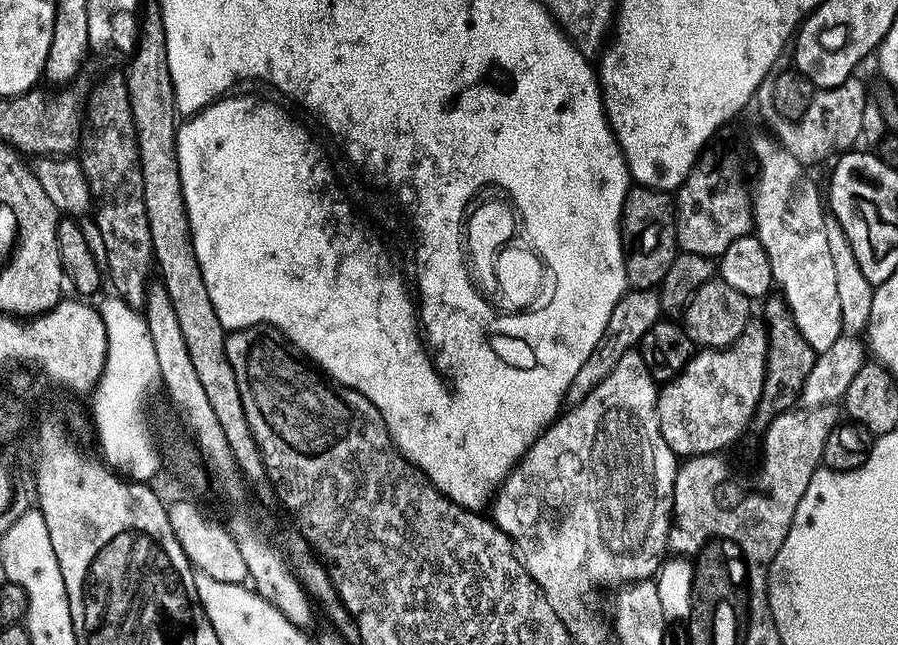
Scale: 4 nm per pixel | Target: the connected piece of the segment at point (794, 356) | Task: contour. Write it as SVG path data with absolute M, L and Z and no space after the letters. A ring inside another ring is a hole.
M769 299L764 308L762 319L767 324L768 331L768 356L765 358L765 378L762 386L760 401L755 412L755 423L767 426L778 414L789 411L799 401L800 392L804 389L806 378L814 366L817 352L802 338L798 326L794 322L792 312L783 299ZM785 340L785 344L780 344Z

